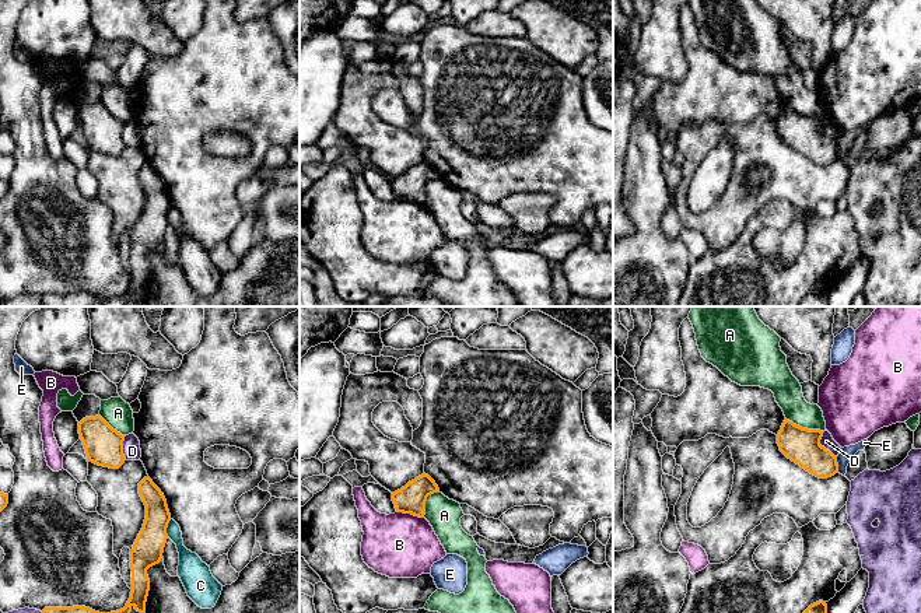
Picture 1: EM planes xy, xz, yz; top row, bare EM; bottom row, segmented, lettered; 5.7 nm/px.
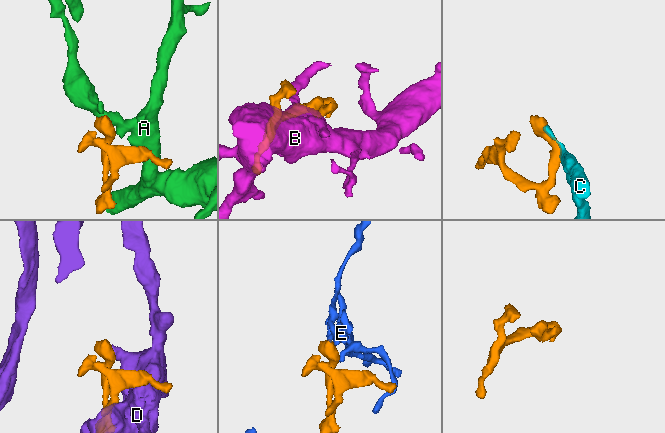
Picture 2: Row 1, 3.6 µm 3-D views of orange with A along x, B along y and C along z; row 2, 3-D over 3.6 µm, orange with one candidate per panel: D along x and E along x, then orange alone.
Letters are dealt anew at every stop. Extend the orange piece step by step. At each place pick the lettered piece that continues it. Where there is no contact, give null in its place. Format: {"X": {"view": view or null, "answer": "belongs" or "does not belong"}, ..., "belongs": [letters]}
{"A": {"view": "yz", "answer": "does not belong"}, "B": {"view": "xz", "answer": "does not belong"}, "C": {"view": "xy", "answer": "does not belong"}, "D": {"view": "yz", "answer": "does not belong"}, "E": {"view": "yz", "answer": "does not belong"}, "belongs": []}

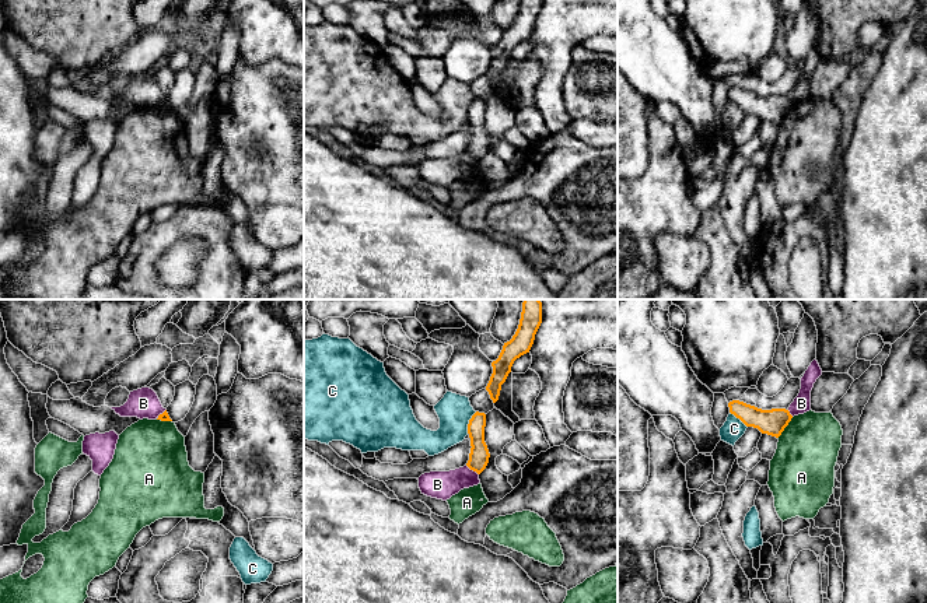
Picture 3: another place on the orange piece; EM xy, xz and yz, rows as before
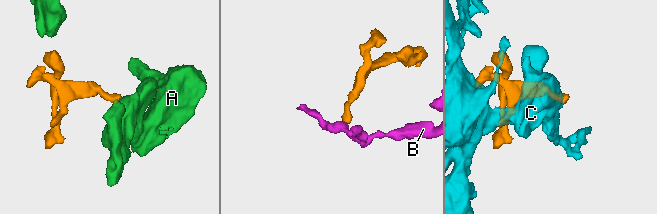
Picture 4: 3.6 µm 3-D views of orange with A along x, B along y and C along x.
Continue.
{"A": {"view": "yz", "answer": "does not belong"}, "B": {"view": "xz", "answer": "does not belong"}, "C": {"view": "xz", "answer": "does not belong"}, "belongs": []}

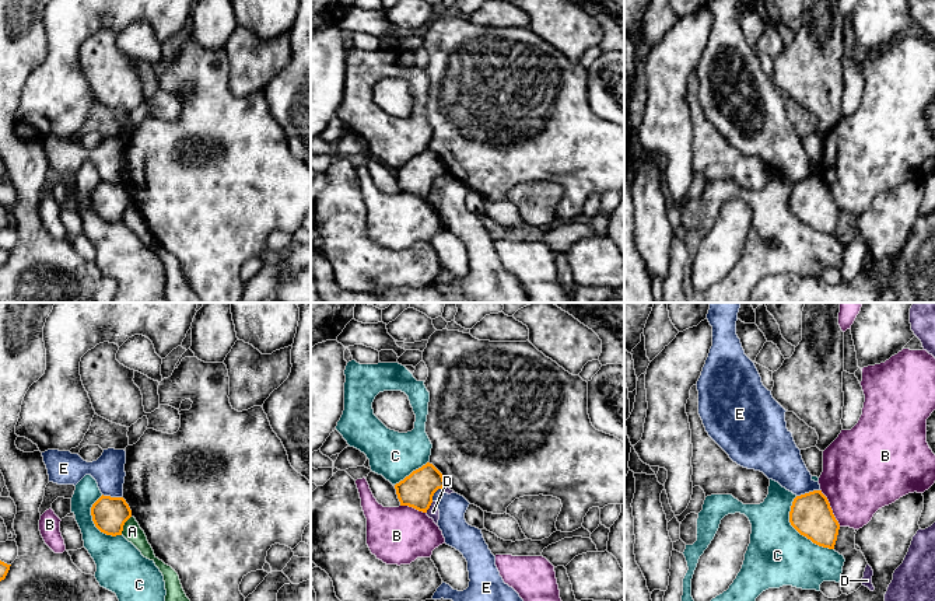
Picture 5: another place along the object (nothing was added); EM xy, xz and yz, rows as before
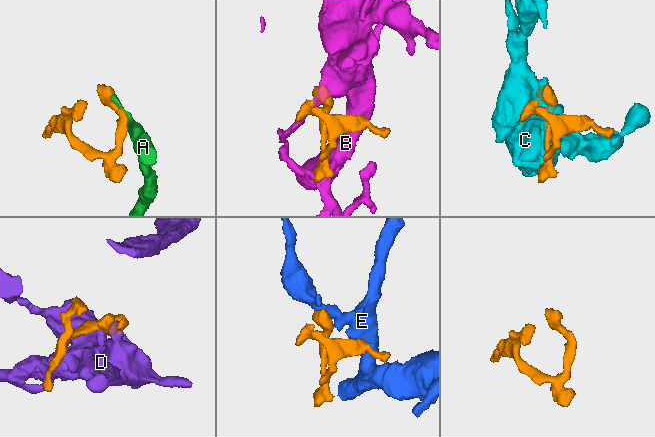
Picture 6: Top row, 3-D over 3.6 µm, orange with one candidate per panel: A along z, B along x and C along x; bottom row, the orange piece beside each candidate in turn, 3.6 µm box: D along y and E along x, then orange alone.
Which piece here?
{"A": {"view": "xy", "answer": "does not belong"}, "B": {"view": "yz", "answer": "does not belong"}, "C": {"view": "yz", "answer": "does not belong"}, "D": {"view": "xz", "answer": "does not belong"}, "E": {"view": "yz", "answer": "does not belong"}, "belongs": []}

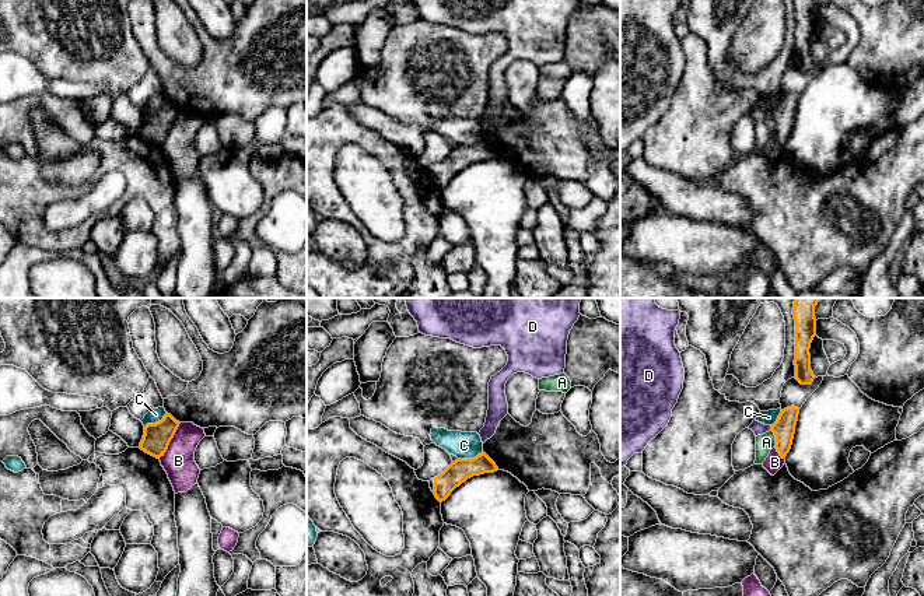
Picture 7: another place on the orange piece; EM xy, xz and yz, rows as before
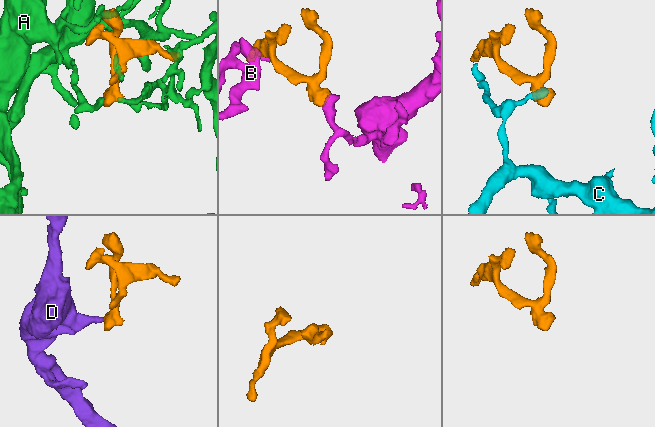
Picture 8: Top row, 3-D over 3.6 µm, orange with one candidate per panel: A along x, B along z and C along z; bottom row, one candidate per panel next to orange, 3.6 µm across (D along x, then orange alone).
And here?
{"A": {"view": "yz", "answer": "does not belong"}, "B": {"view": "xy", "answer": "does not belong"}, "C": {"view": "xz", "answer": "does not belong"}, "D": {"view": "yz", "answer": "does not belong"}, "belongs": []}

